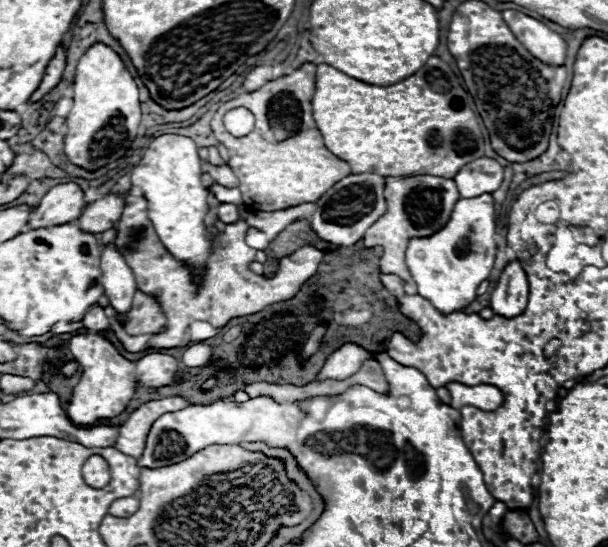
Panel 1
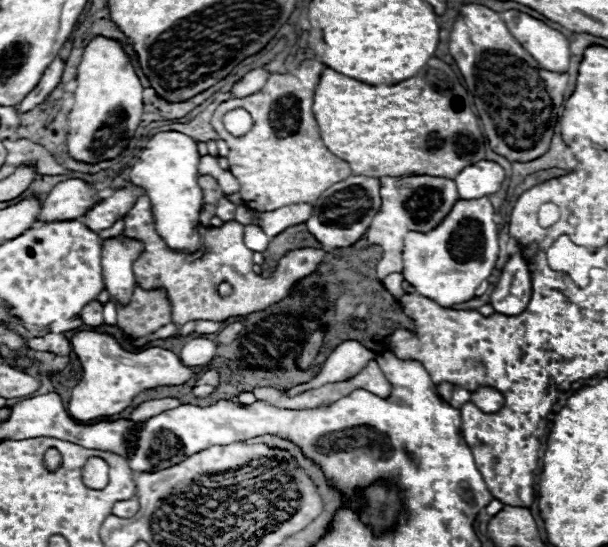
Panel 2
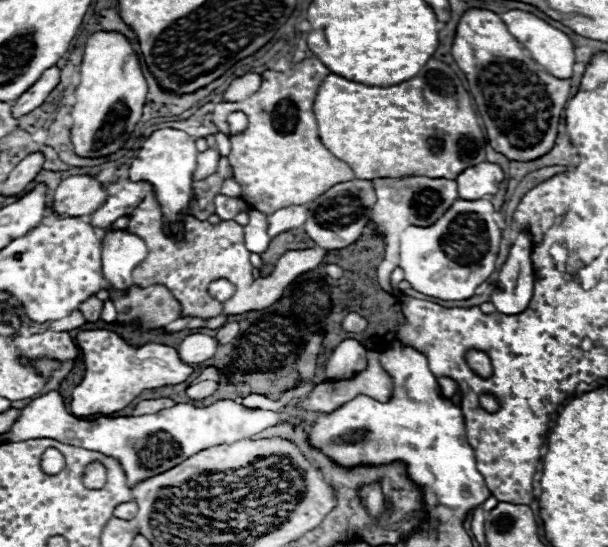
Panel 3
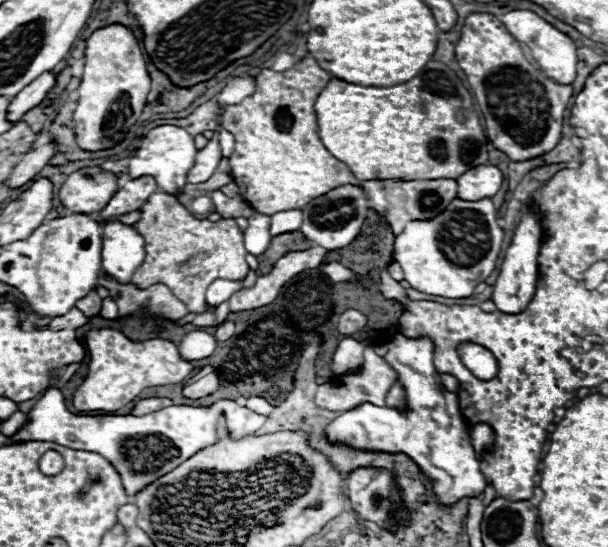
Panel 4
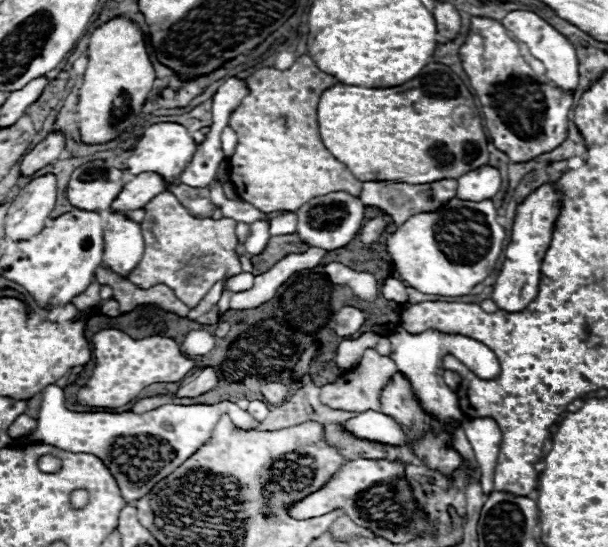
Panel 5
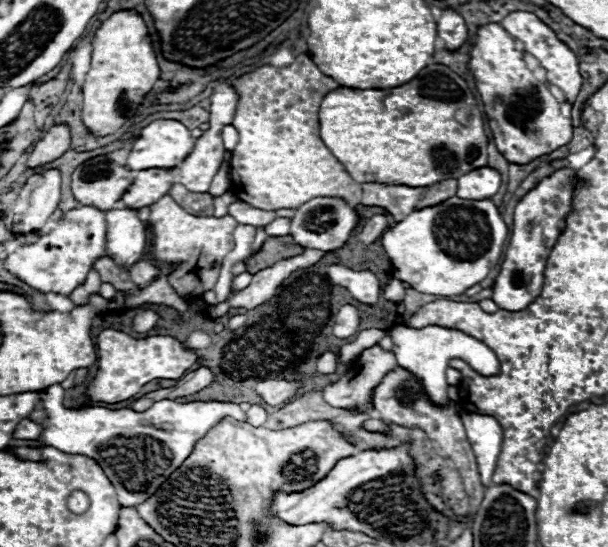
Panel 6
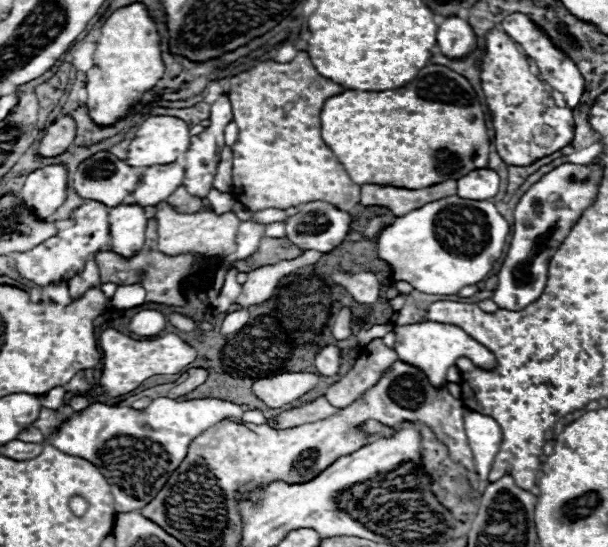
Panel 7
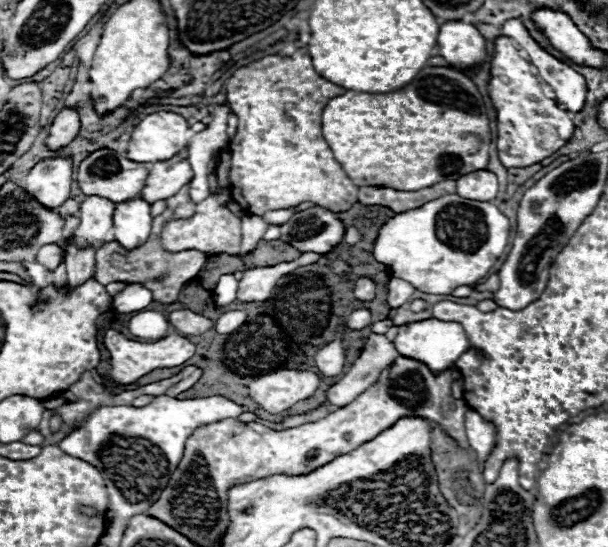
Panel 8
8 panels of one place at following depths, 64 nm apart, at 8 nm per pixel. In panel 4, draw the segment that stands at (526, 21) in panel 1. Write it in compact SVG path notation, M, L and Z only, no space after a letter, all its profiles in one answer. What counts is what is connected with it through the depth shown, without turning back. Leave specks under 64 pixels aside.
M512 10L512 12L504 14L500 20L518 42L524 42L530 48L532 56L538 60L538 64L542 66L542 70L546 72L548 78L552 78L558 84L572 84L574 82L578 58L576 58L576 46L566 34L556 30L552 24L548 24L546 20L542 20L540 16L536 16L530 10Z

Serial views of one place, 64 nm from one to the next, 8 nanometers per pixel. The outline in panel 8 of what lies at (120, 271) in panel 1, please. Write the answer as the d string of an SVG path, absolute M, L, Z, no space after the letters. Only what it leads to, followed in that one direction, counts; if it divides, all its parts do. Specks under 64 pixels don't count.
M132 198L132 200L120 202L116 206L116 212L114 212L114 221L112 216L112 234L114 234L114 238L108 240L108 242L116 240L116 242L122 242L124 248L132 250L132 248L138 248L146 242L146 238L150 234L150 228L152 228L152 214L150 214L150 204L148 202L142 202L142 198Z

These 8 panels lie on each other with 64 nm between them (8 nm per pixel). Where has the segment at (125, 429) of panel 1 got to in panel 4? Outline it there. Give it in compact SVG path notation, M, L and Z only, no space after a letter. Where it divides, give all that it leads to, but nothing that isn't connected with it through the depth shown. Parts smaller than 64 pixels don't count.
M146 398L146 400L140 400L136 402L132 414L148 414L148 412L156 412L164 406L170 406L172 400L170 398Z

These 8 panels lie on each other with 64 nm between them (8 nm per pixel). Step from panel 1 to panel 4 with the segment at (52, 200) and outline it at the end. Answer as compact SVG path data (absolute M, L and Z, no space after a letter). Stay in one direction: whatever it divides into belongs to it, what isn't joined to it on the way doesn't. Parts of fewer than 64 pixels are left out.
M100 166L72 172L60 188L62 204L78 214L96 214L118 190L118 176L102 172Z

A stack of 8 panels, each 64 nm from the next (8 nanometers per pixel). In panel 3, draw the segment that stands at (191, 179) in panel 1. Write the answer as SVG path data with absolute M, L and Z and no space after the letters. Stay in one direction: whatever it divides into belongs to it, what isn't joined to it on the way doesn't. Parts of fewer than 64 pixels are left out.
M160 128L148 136L142 144L138 156L130 164L130 180L140 182L148 180L154 186L154 194L162 206L164 222L172 224L172 228L182 228L182 212L188 212L188 202L192 200L192 174L196 168L198 150L194 146L194 138L176 128Z

